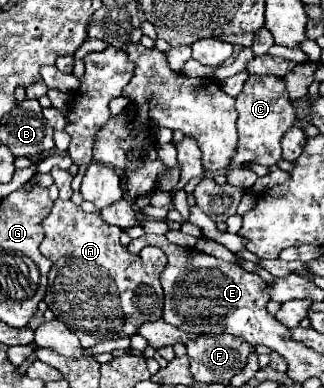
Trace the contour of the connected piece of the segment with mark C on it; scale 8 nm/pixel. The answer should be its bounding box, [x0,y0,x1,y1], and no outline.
[229,76,295,168]

